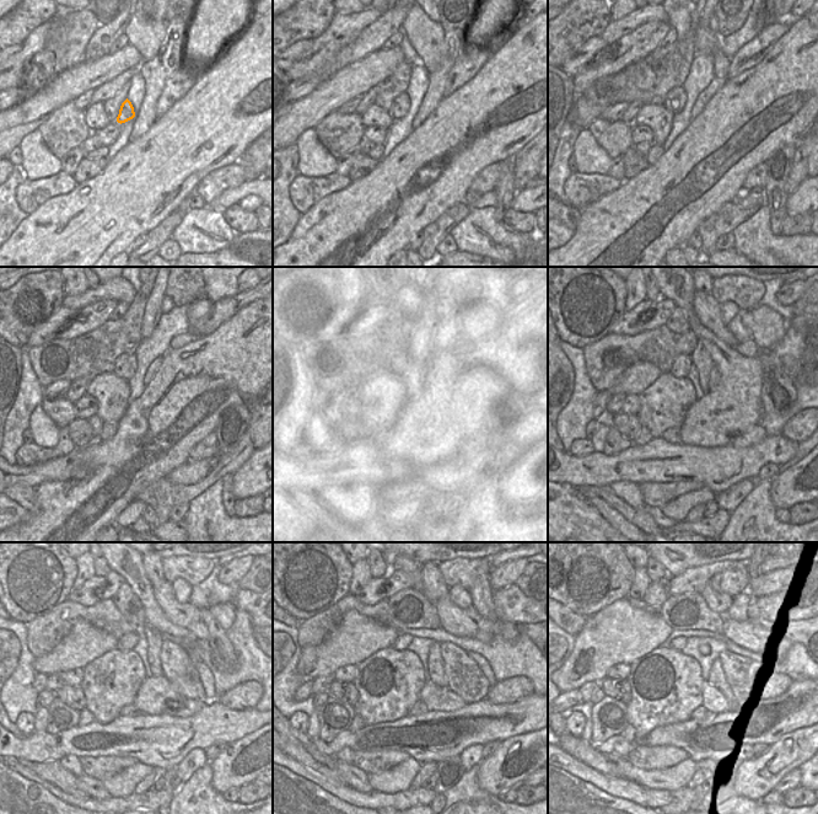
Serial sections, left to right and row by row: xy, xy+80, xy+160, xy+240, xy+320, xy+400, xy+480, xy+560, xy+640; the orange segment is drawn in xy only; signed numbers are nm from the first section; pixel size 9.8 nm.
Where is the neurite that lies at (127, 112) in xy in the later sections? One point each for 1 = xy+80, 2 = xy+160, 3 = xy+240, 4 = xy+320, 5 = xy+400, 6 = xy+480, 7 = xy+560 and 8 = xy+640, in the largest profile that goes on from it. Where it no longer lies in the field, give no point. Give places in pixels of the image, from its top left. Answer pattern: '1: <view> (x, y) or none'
1: xy+80 (401, 105)
2: xy+160 (676, 98)
3: xy+240 (125, 365)
4: xy+320 (399, 360)
5: xy+400 (681, 367)
6: xy+480 (127, 642)
7: xy+560 (402, 642)
8: xy+640 (679, 642)

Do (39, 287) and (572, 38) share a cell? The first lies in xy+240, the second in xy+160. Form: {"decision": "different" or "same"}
{"decision": "same"}

